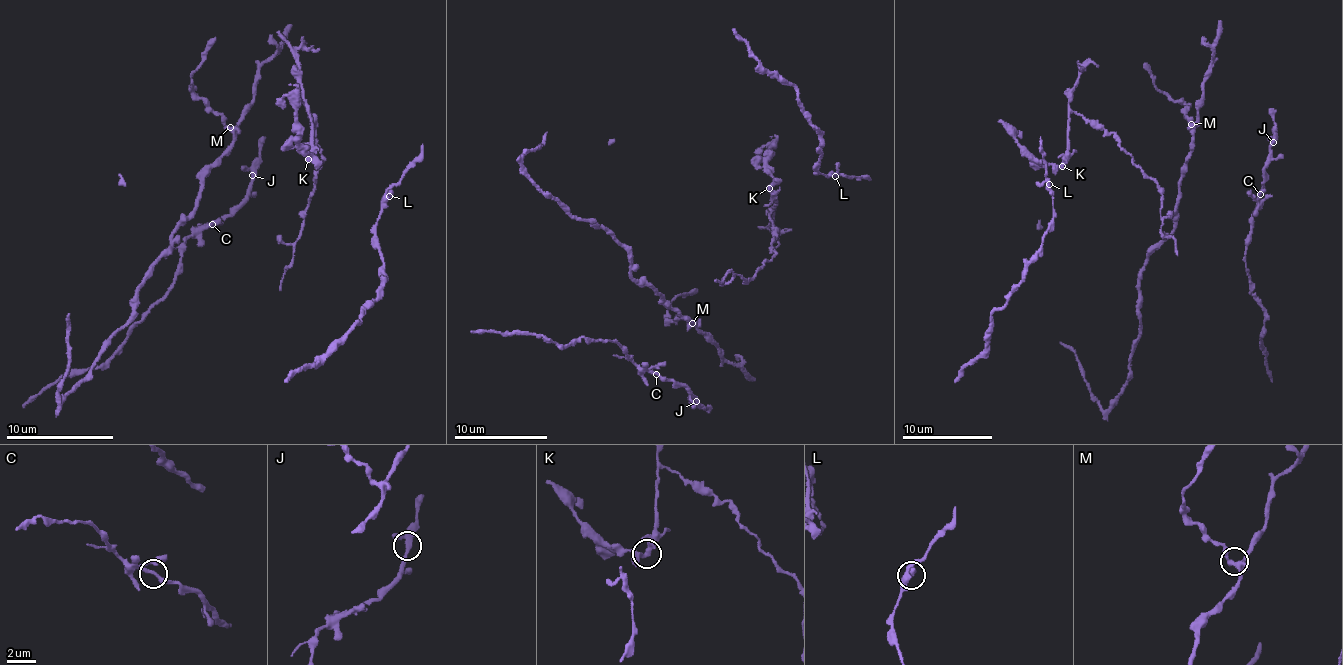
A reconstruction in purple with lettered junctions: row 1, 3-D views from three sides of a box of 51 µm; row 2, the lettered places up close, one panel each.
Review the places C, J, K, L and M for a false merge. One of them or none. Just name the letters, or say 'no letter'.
K

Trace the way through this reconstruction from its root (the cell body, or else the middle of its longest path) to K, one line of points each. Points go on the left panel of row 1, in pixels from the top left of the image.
K: (314, 190), (312, 180), (323, 158), (312, 132), (312, 118), (301, 97), (311, 119), (311, 156), (307, 160)

